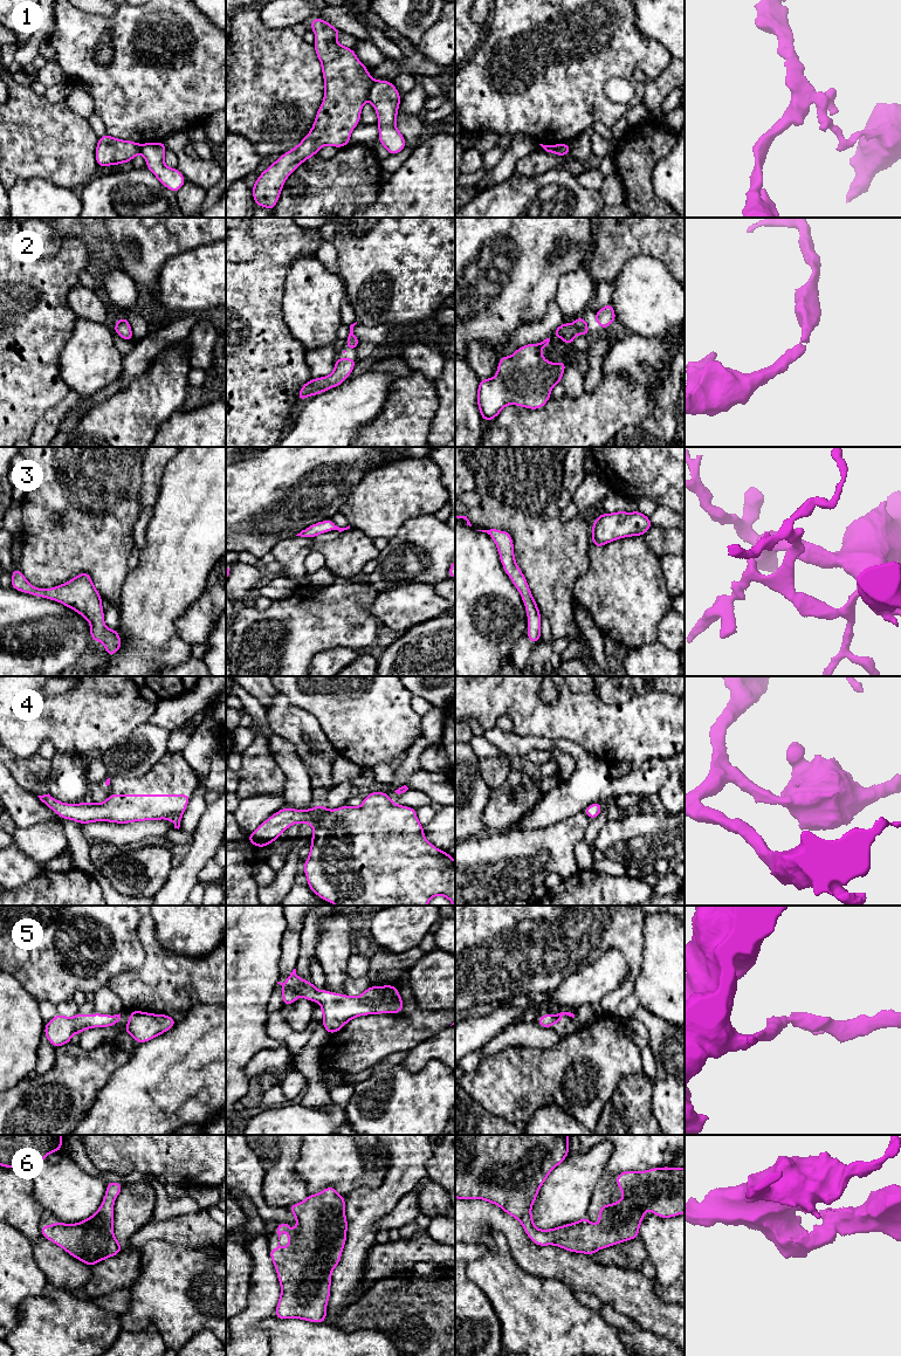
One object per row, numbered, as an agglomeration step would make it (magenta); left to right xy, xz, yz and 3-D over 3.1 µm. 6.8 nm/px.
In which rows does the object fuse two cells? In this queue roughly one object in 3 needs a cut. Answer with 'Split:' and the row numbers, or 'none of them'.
Split: 1

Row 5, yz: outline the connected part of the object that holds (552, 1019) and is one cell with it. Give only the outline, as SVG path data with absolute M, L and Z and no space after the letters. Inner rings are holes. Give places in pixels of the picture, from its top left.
M560 1012L560 1013L557 1013L557 1014L548 1013L548 1014L541 1016L537 1019L537 1024L541 1027L544 1027L544 1028L552 1027L555 1024L560 1023L562 1017L565 1016L565 1014L575 1018L575 1014L571 1013L571 1012Z

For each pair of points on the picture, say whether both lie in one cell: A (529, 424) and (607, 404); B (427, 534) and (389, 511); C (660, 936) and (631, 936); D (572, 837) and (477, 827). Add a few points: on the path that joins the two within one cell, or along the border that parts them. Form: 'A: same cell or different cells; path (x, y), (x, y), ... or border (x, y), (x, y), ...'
A: same cell; path (549, 424), (587, 422)
B: different cells; border (432, 513), (411, 517), (389, 539)
C: different cells; border (645, 917), (642, 927), (642, 964)
D: different cells; border (487, 833), (467, 839)

